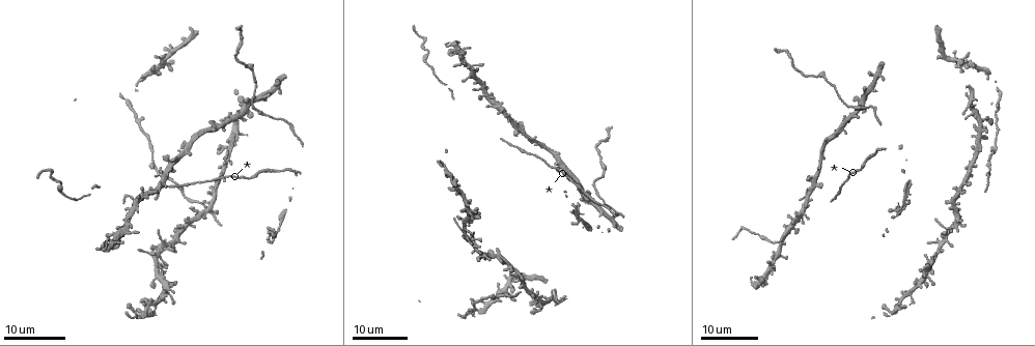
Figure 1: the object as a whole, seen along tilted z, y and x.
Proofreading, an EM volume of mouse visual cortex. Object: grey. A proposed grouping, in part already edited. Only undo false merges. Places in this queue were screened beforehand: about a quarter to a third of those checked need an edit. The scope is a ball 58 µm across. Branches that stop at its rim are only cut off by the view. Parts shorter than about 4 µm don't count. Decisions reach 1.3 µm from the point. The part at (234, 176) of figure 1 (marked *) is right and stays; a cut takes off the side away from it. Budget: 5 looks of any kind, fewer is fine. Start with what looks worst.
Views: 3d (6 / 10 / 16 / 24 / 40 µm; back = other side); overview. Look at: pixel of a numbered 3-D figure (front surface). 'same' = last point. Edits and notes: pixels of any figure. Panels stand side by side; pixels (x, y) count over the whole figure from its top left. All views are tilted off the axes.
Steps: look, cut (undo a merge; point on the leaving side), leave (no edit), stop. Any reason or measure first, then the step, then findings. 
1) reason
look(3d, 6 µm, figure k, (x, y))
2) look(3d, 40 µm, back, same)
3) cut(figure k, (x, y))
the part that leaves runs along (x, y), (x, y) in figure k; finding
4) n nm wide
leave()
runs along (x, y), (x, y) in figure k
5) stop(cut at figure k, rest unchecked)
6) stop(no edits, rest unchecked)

three arms meet
look(3d, 24 µm, figure 1, (133, 200))

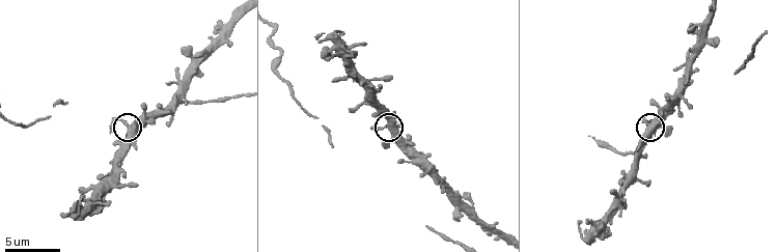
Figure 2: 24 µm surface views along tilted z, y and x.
look(3d, 10 µm, figure 2, (648, 128))

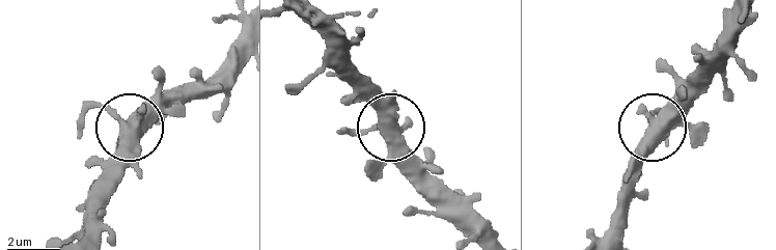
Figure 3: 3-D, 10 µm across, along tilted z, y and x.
closer look
look(3d, 6 µm, figure 3, (124, 129))

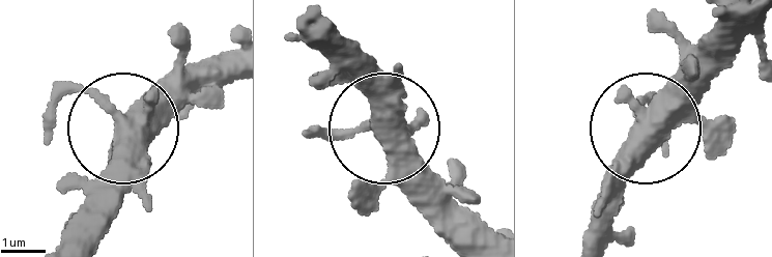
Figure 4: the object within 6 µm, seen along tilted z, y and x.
leave()
all the same neuron

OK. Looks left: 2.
look(3d, 10 µm, figure 2, (109, 173))

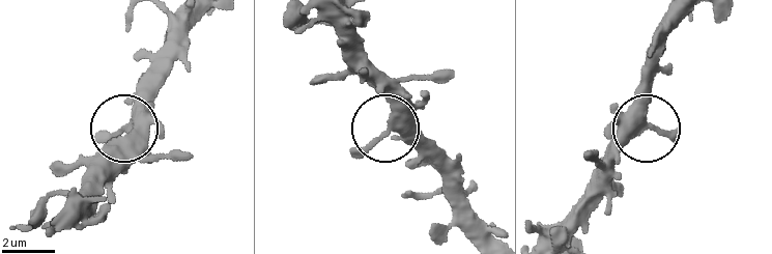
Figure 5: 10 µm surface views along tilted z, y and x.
look(3d, 10 µm, back, figure 5, (382, 133))

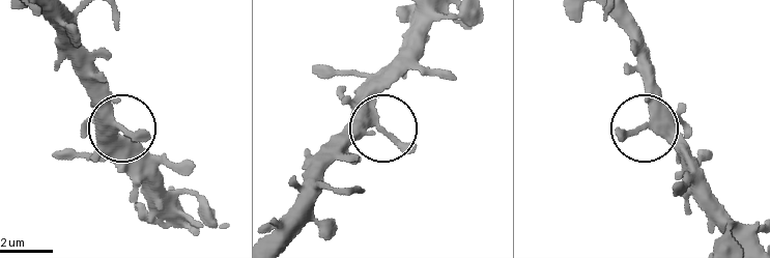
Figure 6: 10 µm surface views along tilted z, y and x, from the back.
leave()
continuous, no second neuron

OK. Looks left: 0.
stop(no edits, rest unchecked)

